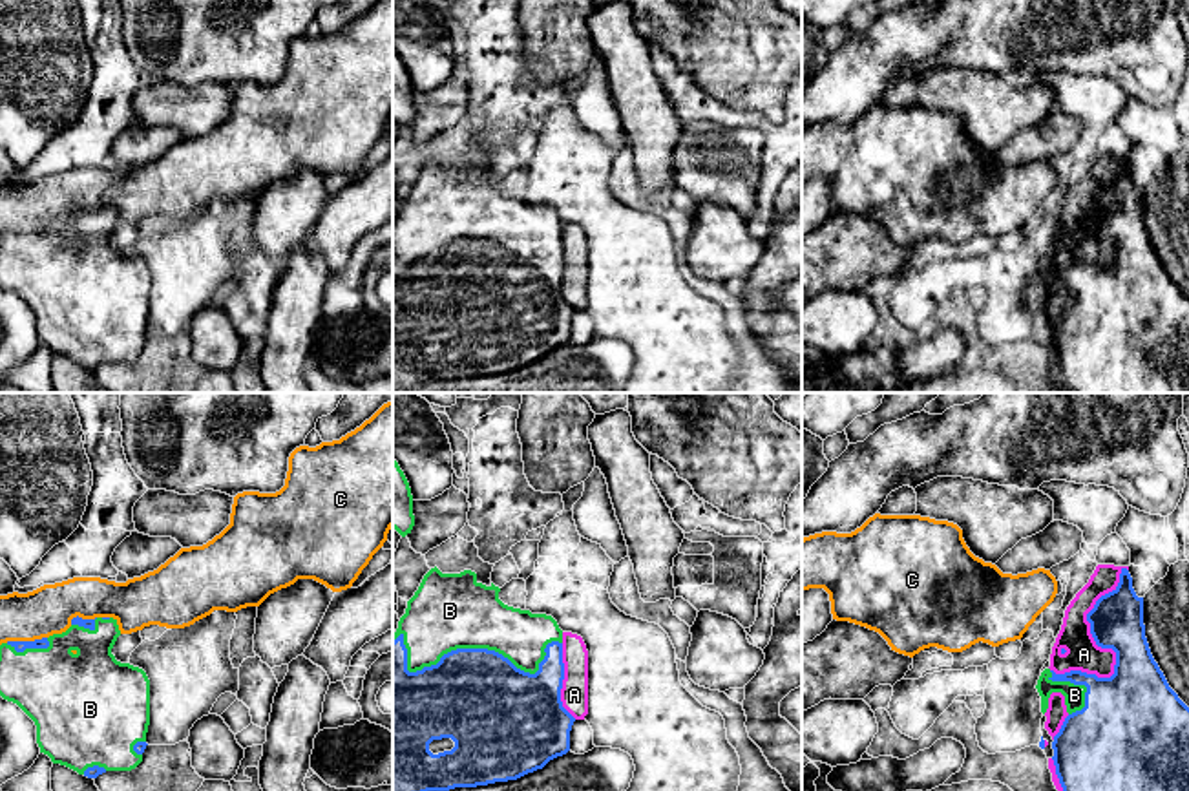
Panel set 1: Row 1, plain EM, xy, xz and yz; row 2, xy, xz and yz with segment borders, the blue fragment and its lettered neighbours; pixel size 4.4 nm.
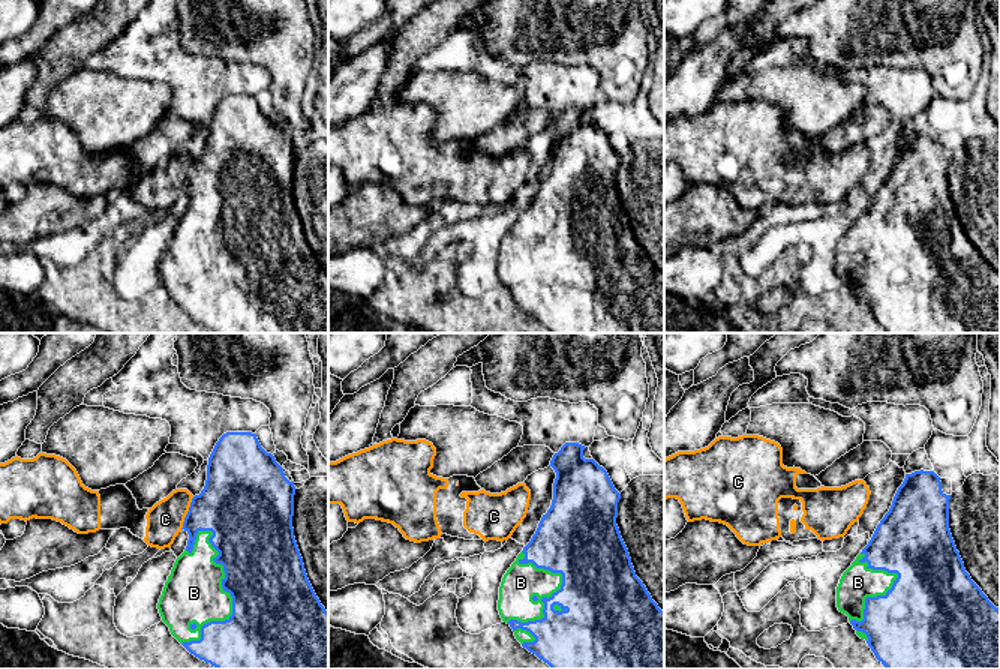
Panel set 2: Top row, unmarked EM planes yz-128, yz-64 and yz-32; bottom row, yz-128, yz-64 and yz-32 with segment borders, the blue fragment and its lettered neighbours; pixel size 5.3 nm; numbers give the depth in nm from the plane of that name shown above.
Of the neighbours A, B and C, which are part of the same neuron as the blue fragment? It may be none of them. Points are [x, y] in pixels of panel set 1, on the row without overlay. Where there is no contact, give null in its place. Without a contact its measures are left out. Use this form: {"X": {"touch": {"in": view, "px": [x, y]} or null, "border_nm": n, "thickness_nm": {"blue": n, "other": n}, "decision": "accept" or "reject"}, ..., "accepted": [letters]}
{"A": {"touch": {"in": "yz", "px": [1107, 238]}, "border_nm": 550, "thickness_nm": {"blue": 280, "other": 150}, "decision": "reject"}, "B": {"touch": {"in": "xz", "px": [472, 240]}, "border_nm": 750, "thickness_nm": {"blue": 440, "other": 340}, "decision": "accept"}, "C": {"touch": {"in": "xy", "px": [26, 232]}, "border_nm": 190, "thickness_nm": {"blue": 50, "other": 220}, "decision": "reject"}, "accepted": ["B"]}

